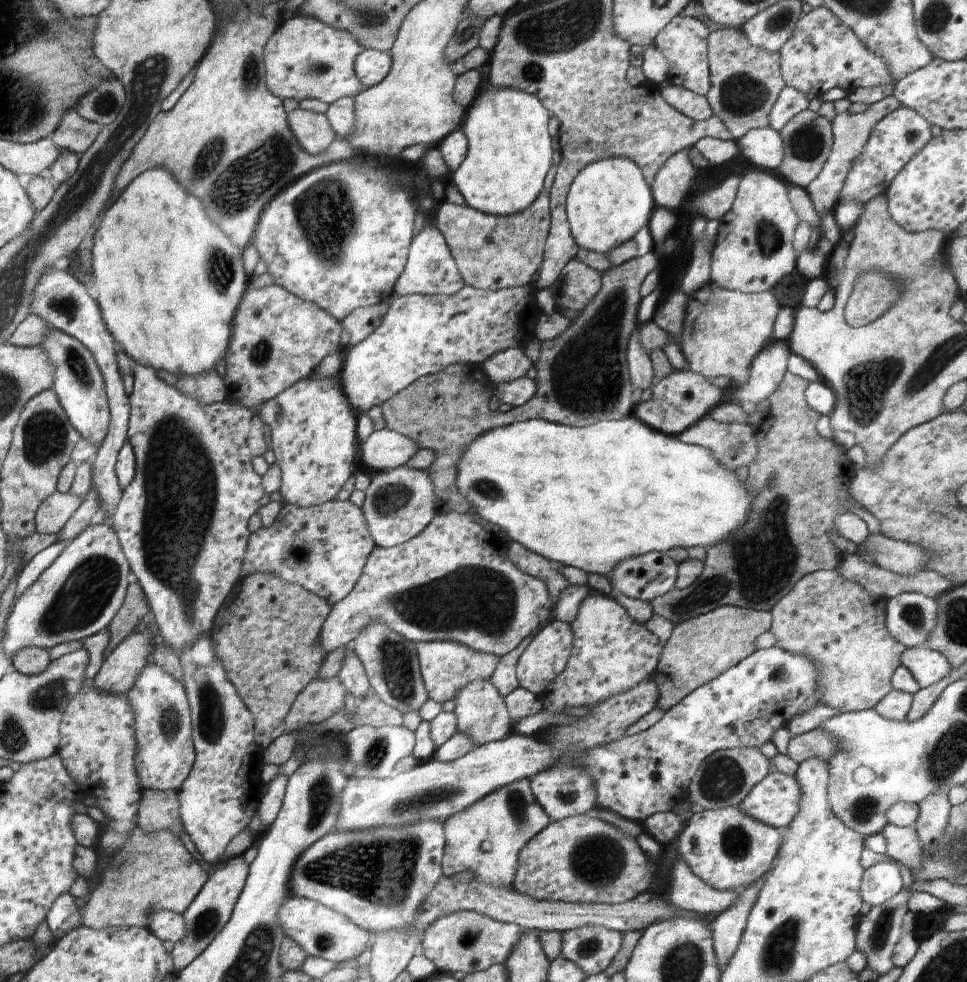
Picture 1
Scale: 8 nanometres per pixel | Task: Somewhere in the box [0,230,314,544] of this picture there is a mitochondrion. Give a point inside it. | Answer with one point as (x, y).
(44, 437)

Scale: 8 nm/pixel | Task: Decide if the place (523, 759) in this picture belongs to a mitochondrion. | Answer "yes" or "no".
no

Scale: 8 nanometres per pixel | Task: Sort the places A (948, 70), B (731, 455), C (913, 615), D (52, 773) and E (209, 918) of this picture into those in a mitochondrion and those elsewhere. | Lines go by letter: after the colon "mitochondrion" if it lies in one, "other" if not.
A: other
B: mitochondrion
C: mitochondrion
D: other
E: mitochondrion

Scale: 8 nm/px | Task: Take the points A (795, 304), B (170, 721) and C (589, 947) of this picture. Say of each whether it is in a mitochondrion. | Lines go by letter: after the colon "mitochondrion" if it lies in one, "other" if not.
A: other
B: mitochondrion
C: mitochondrion

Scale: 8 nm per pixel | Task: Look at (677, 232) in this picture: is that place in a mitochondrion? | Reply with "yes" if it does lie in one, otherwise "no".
no

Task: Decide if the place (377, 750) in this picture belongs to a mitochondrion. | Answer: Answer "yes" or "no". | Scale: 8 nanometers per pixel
yes

